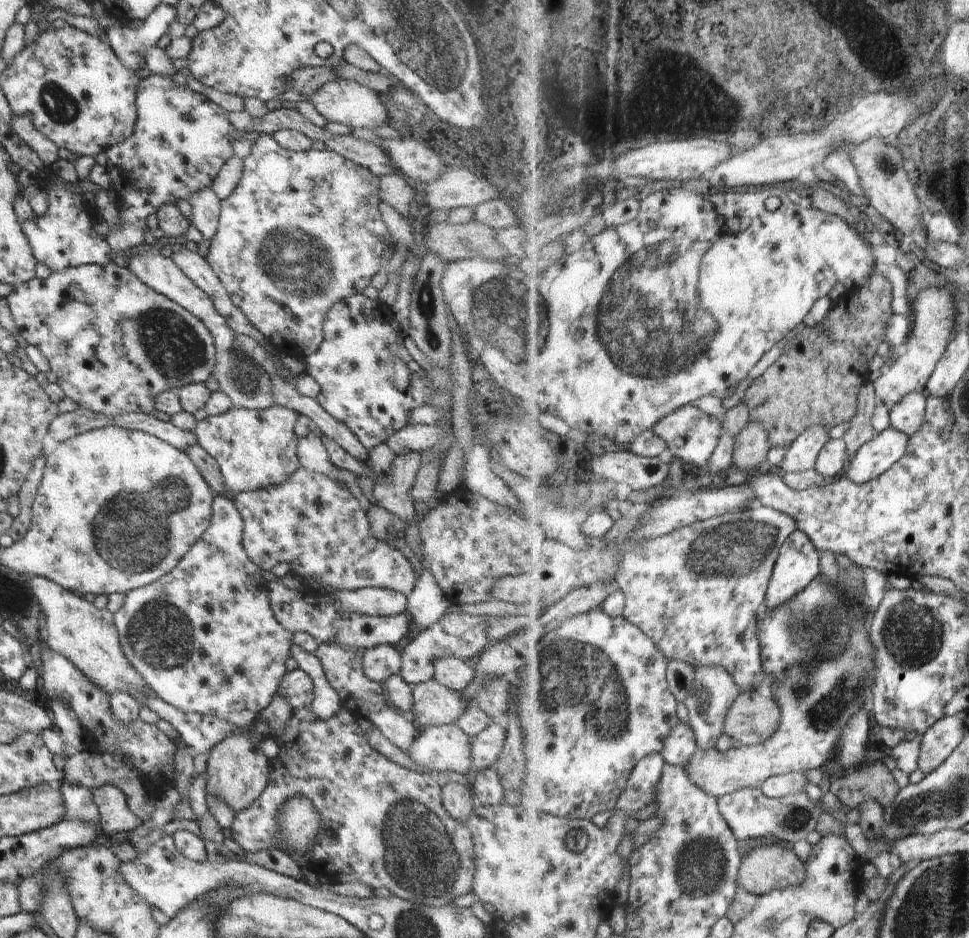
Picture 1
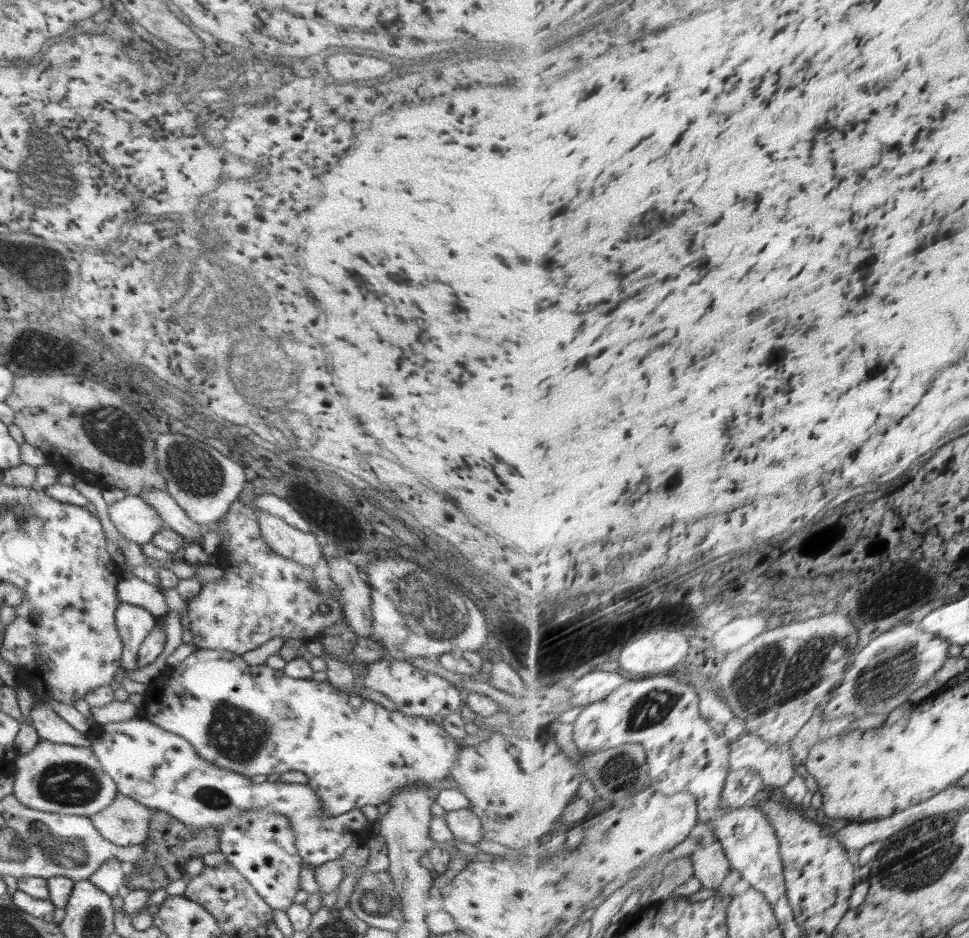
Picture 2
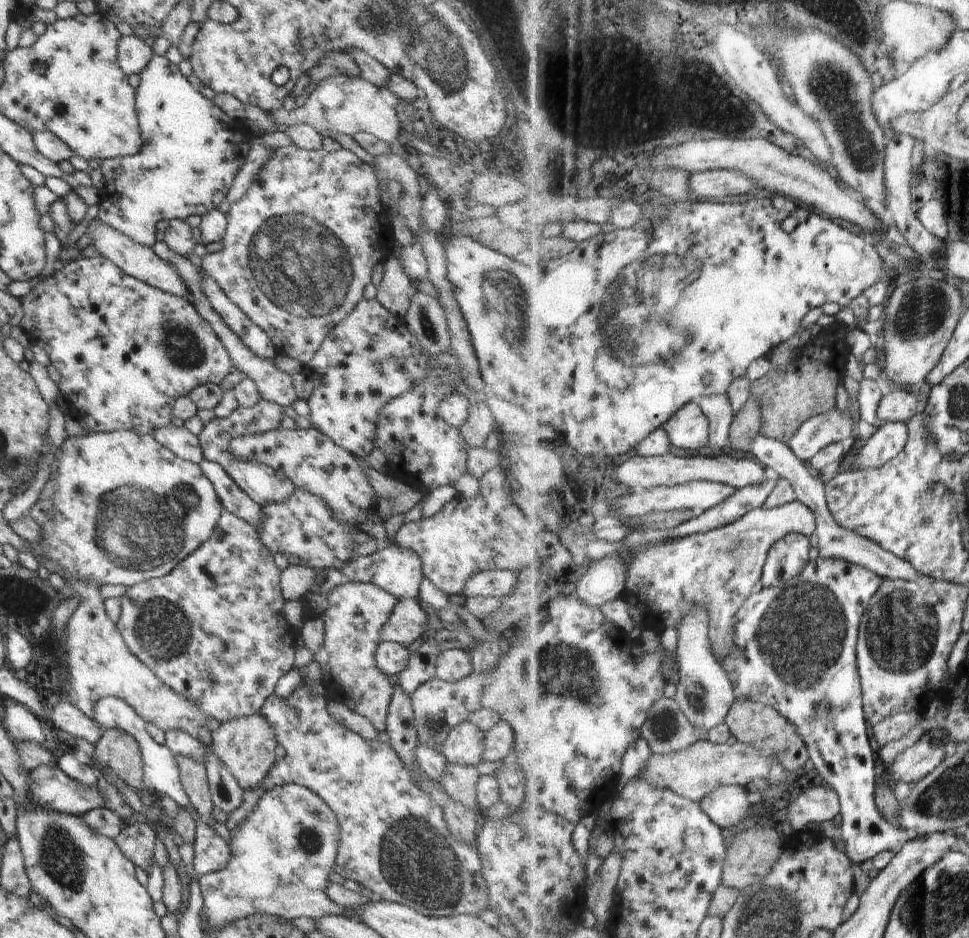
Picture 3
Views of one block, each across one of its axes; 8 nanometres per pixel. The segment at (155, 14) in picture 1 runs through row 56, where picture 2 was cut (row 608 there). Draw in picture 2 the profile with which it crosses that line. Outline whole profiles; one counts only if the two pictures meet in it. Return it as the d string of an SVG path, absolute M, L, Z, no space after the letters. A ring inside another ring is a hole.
M120 604L116 609L115 623L123 642L121 666L126 671L137 669L139 648L157 620L151 612L133 604Z

